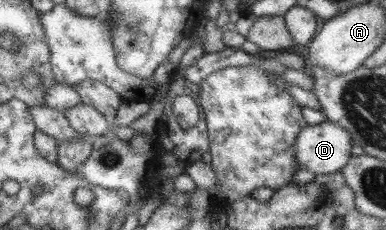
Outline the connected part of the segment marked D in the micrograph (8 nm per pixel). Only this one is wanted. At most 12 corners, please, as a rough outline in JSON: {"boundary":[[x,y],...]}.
{"boundary":[[325,121],[296,137],[300,169],[342,170],[352,157],[348,131]]}

